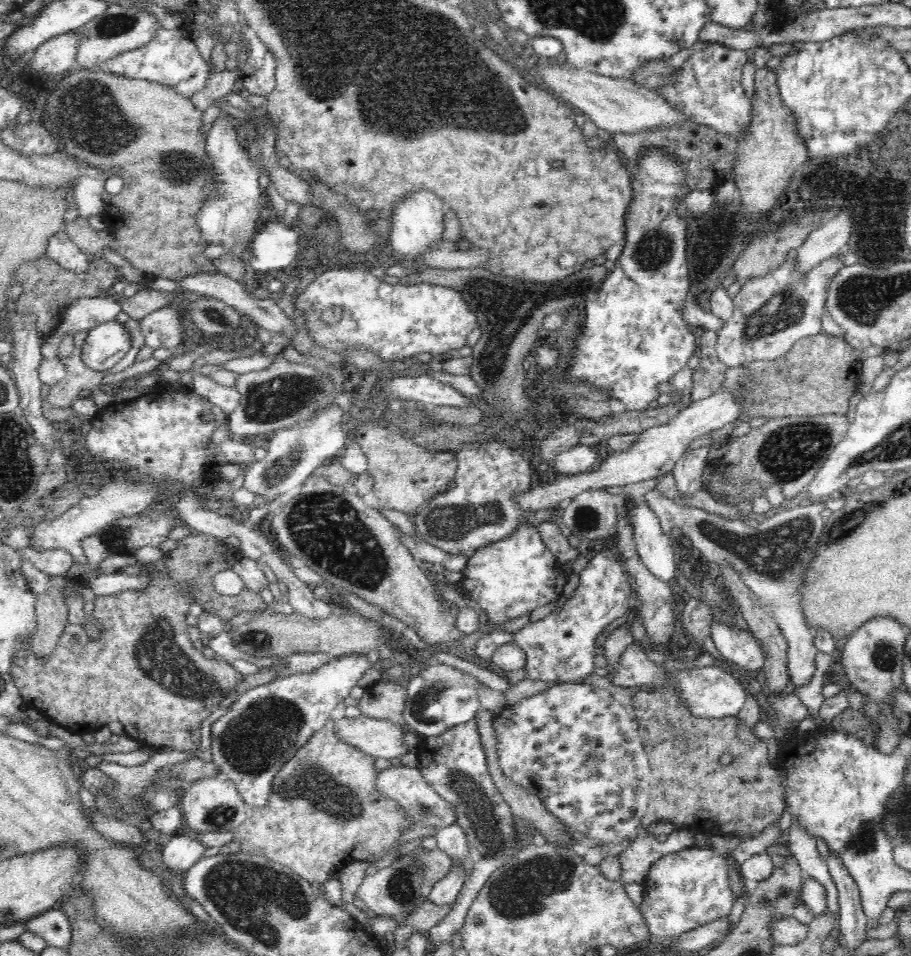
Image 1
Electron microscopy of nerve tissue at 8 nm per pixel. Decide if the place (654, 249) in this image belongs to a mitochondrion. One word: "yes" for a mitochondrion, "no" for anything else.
yes

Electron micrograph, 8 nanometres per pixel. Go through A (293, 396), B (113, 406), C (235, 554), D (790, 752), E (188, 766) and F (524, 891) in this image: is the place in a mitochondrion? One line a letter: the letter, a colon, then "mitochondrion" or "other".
A: mitochondrion
B: other
C: other
D: other
E: other
F: mitochondrion

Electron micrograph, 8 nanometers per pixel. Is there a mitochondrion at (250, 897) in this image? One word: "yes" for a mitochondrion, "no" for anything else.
yes

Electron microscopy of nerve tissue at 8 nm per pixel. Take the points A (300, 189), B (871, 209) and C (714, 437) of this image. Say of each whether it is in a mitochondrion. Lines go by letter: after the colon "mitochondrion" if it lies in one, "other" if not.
A: other
B: other
C: other

